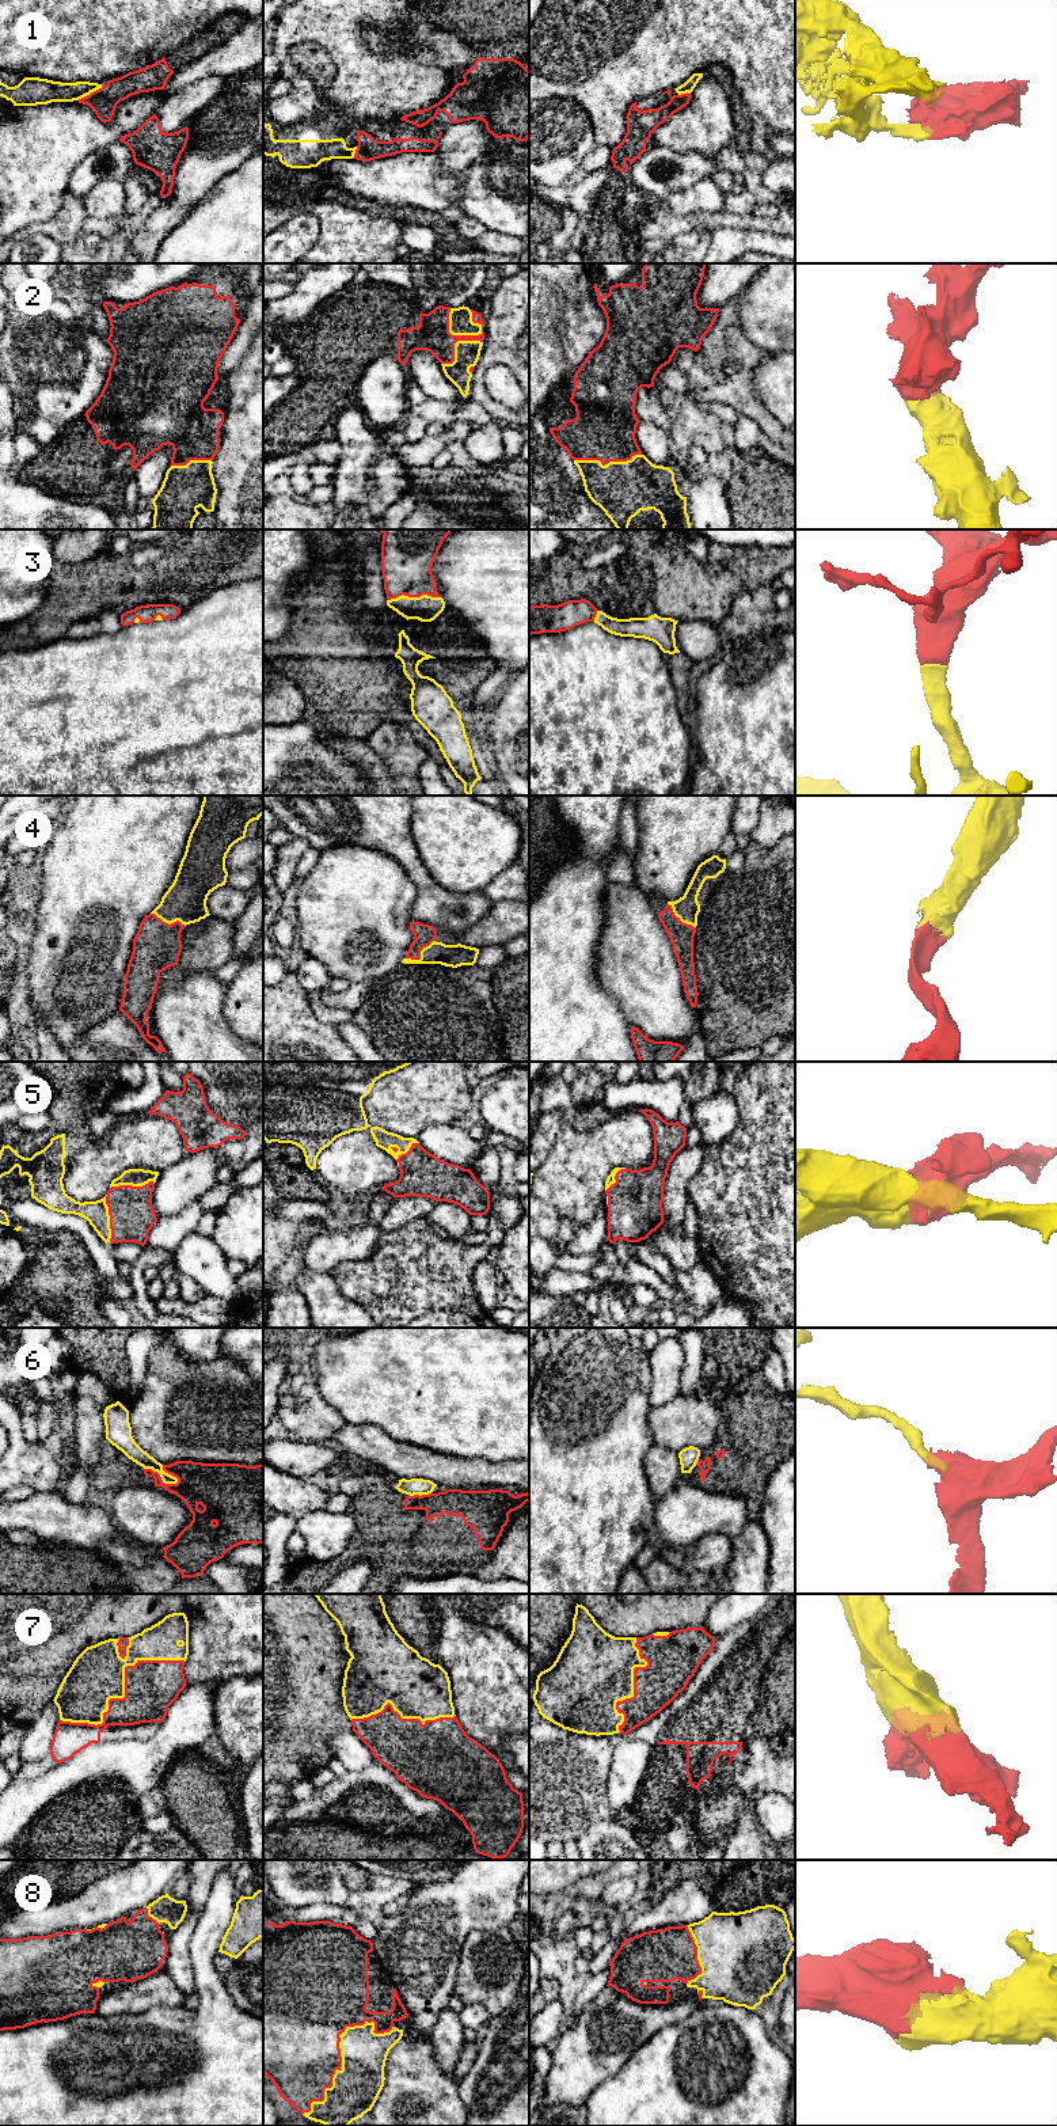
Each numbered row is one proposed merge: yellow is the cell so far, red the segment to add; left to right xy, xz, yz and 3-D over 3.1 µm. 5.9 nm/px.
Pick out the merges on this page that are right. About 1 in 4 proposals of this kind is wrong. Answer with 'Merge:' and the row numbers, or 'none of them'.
Merge: 1, 2, 3, 4, 5, 7, 8

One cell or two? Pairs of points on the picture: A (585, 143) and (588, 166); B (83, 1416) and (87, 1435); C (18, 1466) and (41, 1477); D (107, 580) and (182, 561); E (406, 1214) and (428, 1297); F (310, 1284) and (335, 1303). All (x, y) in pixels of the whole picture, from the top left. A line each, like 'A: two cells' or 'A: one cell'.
A: two cells
B: one cell
C: one cell
D: one cell
E: two cells
F: one cell

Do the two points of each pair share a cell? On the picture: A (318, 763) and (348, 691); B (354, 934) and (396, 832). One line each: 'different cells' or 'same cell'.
A: different cells
B: different cells

